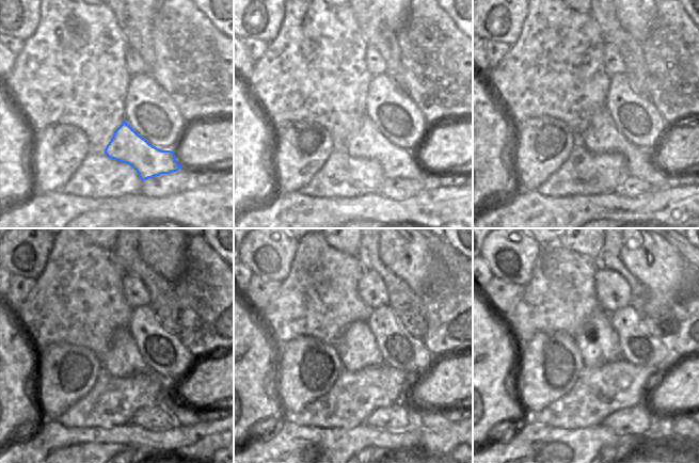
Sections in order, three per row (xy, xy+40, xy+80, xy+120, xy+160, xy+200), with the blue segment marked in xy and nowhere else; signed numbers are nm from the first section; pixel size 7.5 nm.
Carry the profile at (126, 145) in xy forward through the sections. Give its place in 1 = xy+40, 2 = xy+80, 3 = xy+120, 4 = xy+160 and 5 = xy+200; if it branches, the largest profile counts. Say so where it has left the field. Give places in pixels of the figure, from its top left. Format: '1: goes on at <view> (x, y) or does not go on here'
1: goes on at xy+40 (366, 141)
2: goes on at xy+80 (601, 136)
3: goes on at xy+120 (123, 358)
4: goes on at xy+160 (358, 349)
5: goes on at xy+200 (598, 342)

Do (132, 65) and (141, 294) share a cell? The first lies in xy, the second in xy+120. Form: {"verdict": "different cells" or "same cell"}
{"verdict": "same cell"}

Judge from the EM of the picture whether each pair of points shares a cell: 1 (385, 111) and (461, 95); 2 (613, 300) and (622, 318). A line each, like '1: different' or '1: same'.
1: different
2: different

